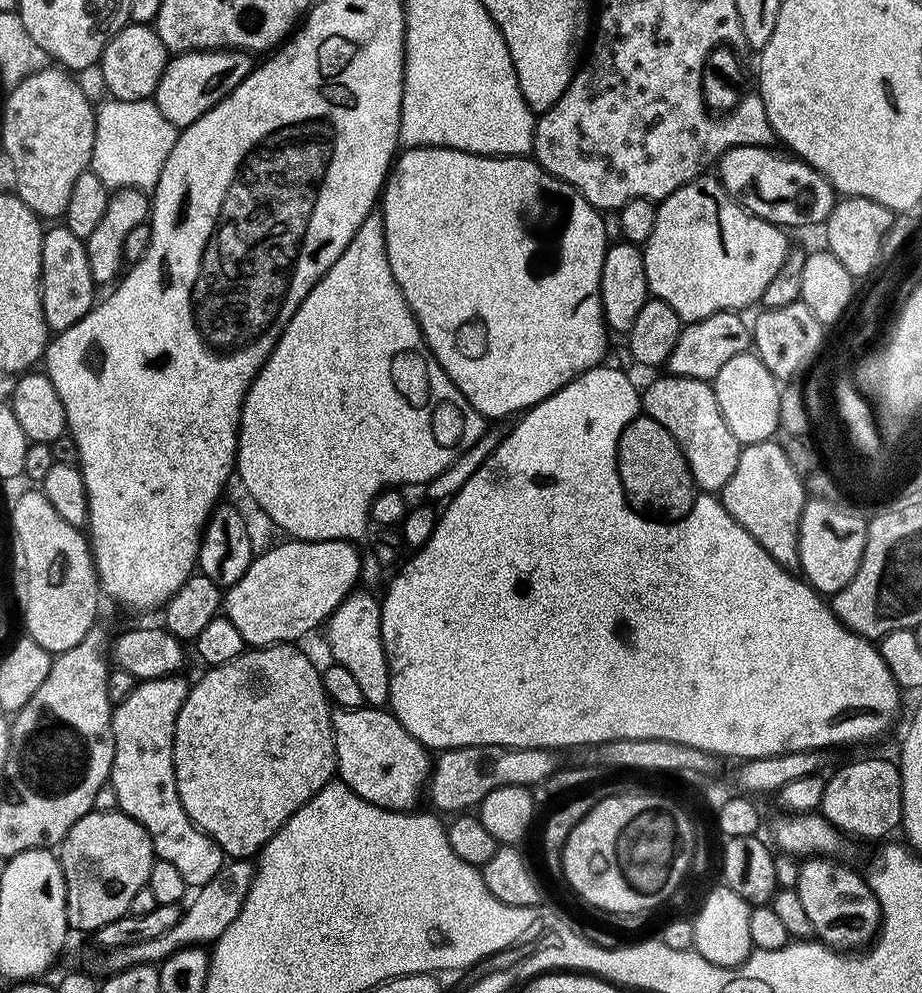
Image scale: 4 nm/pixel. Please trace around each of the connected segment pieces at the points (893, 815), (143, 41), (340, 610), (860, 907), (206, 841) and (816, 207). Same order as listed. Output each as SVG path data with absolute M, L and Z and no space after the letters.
M856 760L840 768L824 781L824 793L818 812L845 837L880 840L901 827L902 778L899 767L888 760Z
M129 22L109 38L98 61L107 95L114 100L147 100L155 97L156 87L170 59L168 47L158 38L155 27L148 22Z
M353 590L326 621L326 639L332 659L354 674L358 686L362 686L362 698L368 706L387 705L390 690L388 659L380 633L380 605L381 601L377 597L375 600L370 593Z
M814 856L800 864L800 872L796 874L795 890L798 898L802 898L802 906L810 922L814 922L815 939L837 950L860 950L871 945L880 930L880 903L872 893L872 888L863 875L860 876L852 868L839 864L839 859Z
M183 675L163 676L162 678L154 678L153 680L139 681L129 692L129 696L120 704L115 705L112 710L112 737L114 738L114 762L112 763L112 774L110 777L110 792L116 795L115 807L119 811L125 812L130 818L134 818L134 822L138 822L146 830L146 834L150 834L150 842L152 843L152 851L157 857L166 862L172 863L177 870L182 873L182 878L187 882L189 889L195 890L203 886L206 882L210 882L210 878L214 878L218 874L218 870L226 863L224 851L202 831L196 823L186 814L186 810L182 806L182 802L178 798L178 790L176 789L176 775L174 774L174 758L172 757L172 747L174 746L174 730L178 722L178 710L182 710L182 702L186 702L189 681L183 680Z
M740 145L737 148L726 149L724 153L721 154L718 159L718 167L720 166L720 172L718 171L718 179L721 186L727 190L727 192L732 195L732 197L738 201L738 203L745 208L748 212L753 212L758 218L762 218L766 222L771 224L778 224L783 226L785 229L793 230L792 228L808 228L811 224L816 224L816 226L823 225L824 221L827 220L830 210L836 204L838 199L838 193L835 188L832 187L832 183L828 181L822 173L817 172L816 169L812 168L808 164L805 164L803 160L791 155L783 154L784 156L779 156L778 153L772 152L771 147L760 147L758 145Z

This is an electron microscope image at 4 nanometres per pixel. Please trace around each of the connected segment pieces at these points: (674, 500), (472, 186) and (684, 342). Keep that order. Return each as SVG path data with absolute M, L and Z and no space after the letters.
M638 414L619 435L616 465L628 505L649 518L676 523L693 509L698 489L677 440L652 416Z
M404 148L395 157L388 173L388 178L384 181L382 189L382 215L384 217L384 233L386 234L386 258L390 262L390 270L394 274L394 282L398 282L398 286L410 306L410 310L416 315L416 321L420 323L420 329L428 343L428 349L434 354L434 358L442 366L442 370L446 370L450 382L454 382L454 386L458 386L458 390L462 390L466 402L470 402L470 406L474 406L474 410L478 410L481 416L492 421L500 420L503 416L513 415L512 417L515 417L517 414L523 414L538 402L542 402L547 396L552 396L559 388L565 388L571 380L581 376L583 372L589 372L591 368L601 367L605 363L604 355L608 352L610 329L604 323L604 311L600 301L600 279L602 278L602 262L608 253L610 241L605 233L602 213L600 209L590 206L590 202L586 202L586 198L582 198L582 194L578 189L566 182L562 182L556 176L551 176L544 167L536 163L535 159L528 156L479 156L478 154L470 154L462 150L454 150L453 148Z
M729 310L685 323L668 359L667 371L682 378L715 381L718 370L722 370L722 366L726 366L730 358L752 348L752 329L749 321L747 319L744 321L740 316L743 315L739 311Z

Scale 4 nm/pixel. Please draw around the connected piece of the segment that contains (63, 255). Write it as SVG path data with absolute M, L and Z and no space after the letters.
M48 228L42 238L42 274L40 297L42 314L53 333L65 332L74 326L97 303L98 285L90 274L90 258L83 240L79 240L68 228Z

